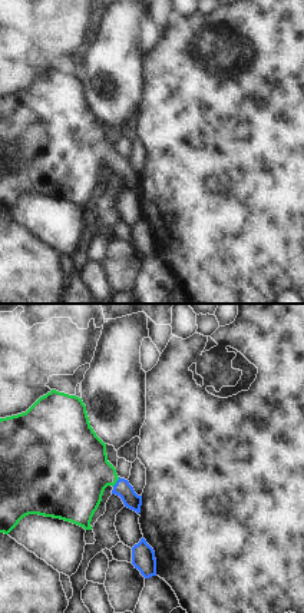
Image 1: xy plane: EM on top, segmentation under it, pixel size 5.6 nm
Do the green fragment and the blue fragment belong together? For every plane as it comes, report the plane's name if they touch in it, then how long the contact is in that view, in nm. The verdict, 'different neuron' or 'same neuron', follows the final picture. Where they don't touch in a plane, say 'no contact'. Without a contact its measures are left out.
meets green in xy; contact 70 nm long

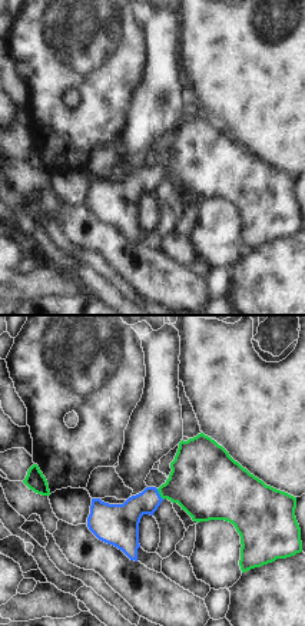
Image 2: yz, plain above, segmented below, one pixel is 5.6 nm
meets green in yz; contact 80 nm long

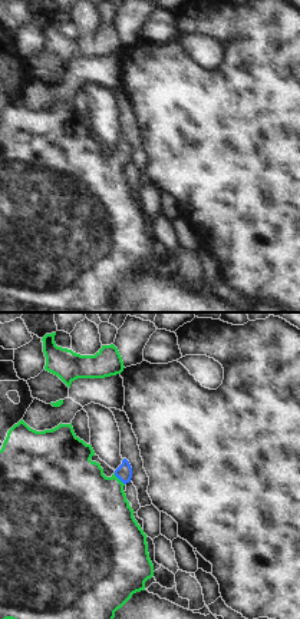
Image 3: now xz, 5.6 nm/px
meets green in xz; contact 90 nm long

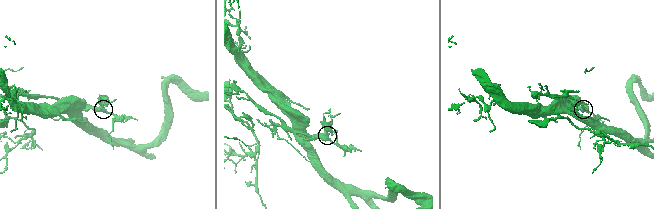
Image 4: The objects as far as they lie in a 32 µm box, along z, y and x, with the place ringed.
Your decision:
same neuron

